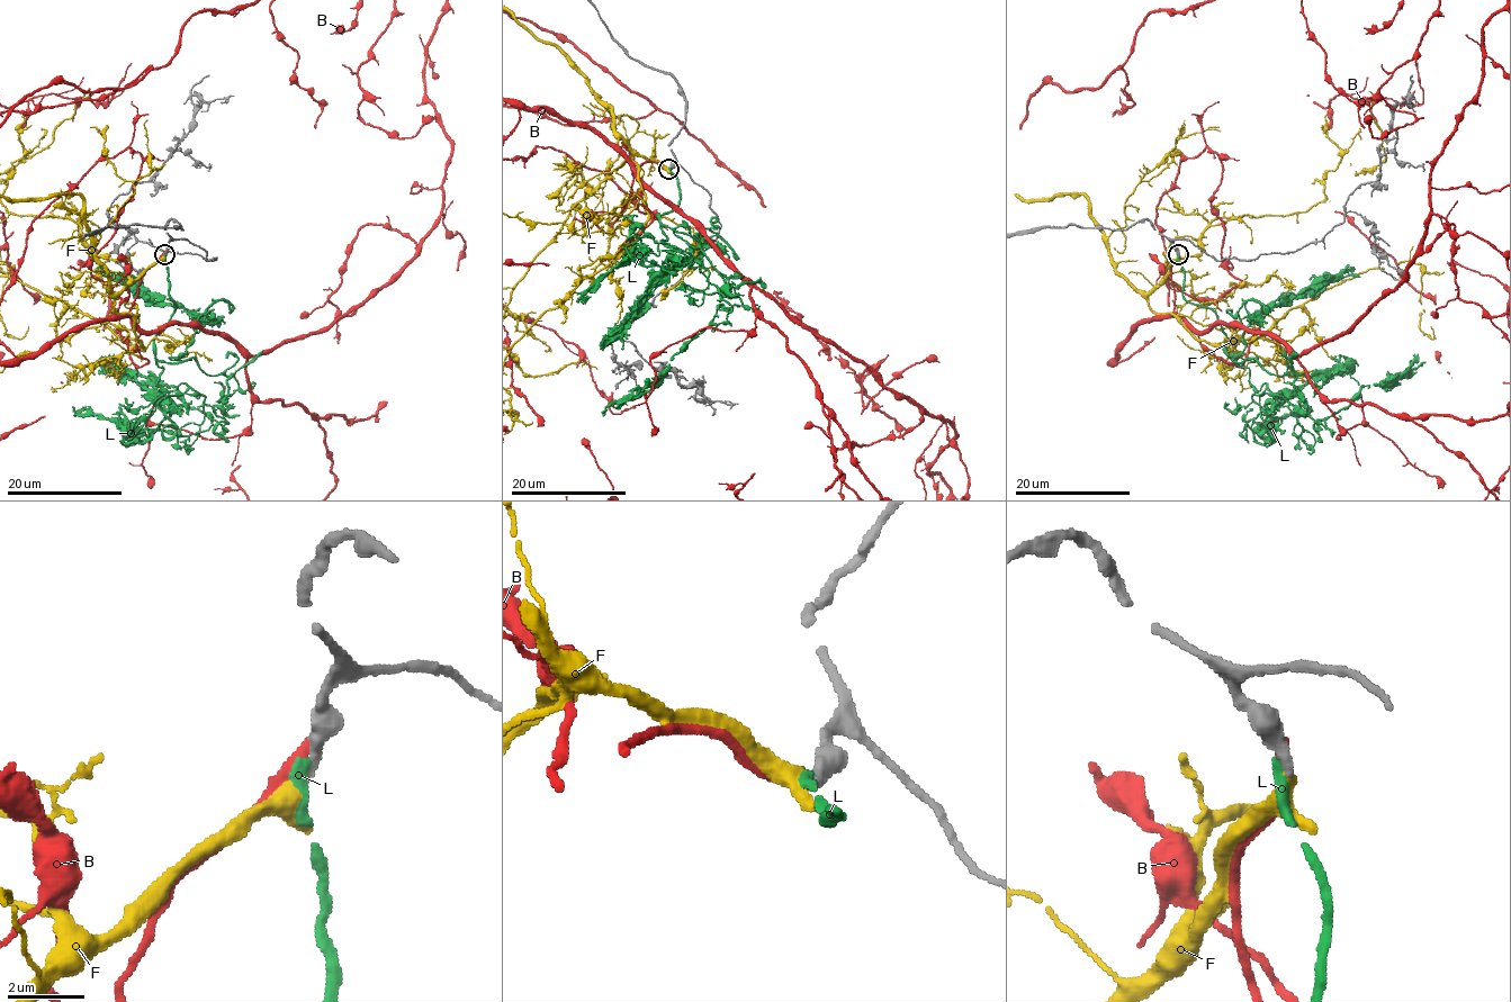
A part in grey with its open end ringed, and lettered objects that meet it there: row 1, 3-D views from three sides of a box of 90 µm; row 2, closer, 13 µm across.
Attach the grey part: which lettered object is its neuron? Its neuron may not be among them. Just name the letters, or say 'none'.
L

